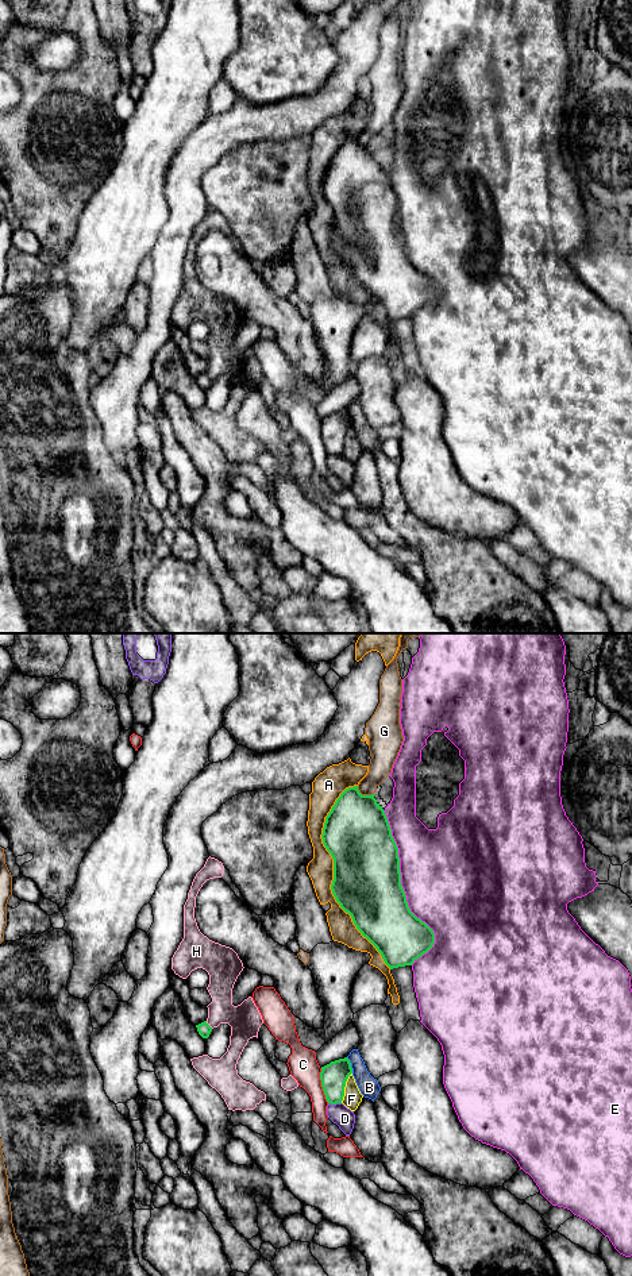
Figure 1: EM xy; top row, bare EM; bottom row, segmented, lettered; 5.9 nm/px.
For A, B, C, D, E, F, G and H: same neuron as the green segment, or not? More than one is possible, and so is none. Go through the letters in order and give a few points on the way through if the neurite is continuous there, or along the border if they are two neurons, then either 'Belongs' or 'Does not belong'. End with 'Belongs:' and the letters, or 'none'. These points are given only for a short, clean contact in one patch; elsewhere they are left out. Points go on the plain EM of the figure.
A: Does not belong
B: Boundary: xy (346, 409), (353, 424). Does not belong
C: Boundary: xy (320, 420), (320, 438), (328, 454). Does not belong
D: Does not belong
E: Does not belong
F: Boundary: xy (351, 424), (340, 454). Does not belong
G: Boundary: xy (357, 138), (362, 146), (373, 146). Does not belong
H: Does not belong
Belongs: none

